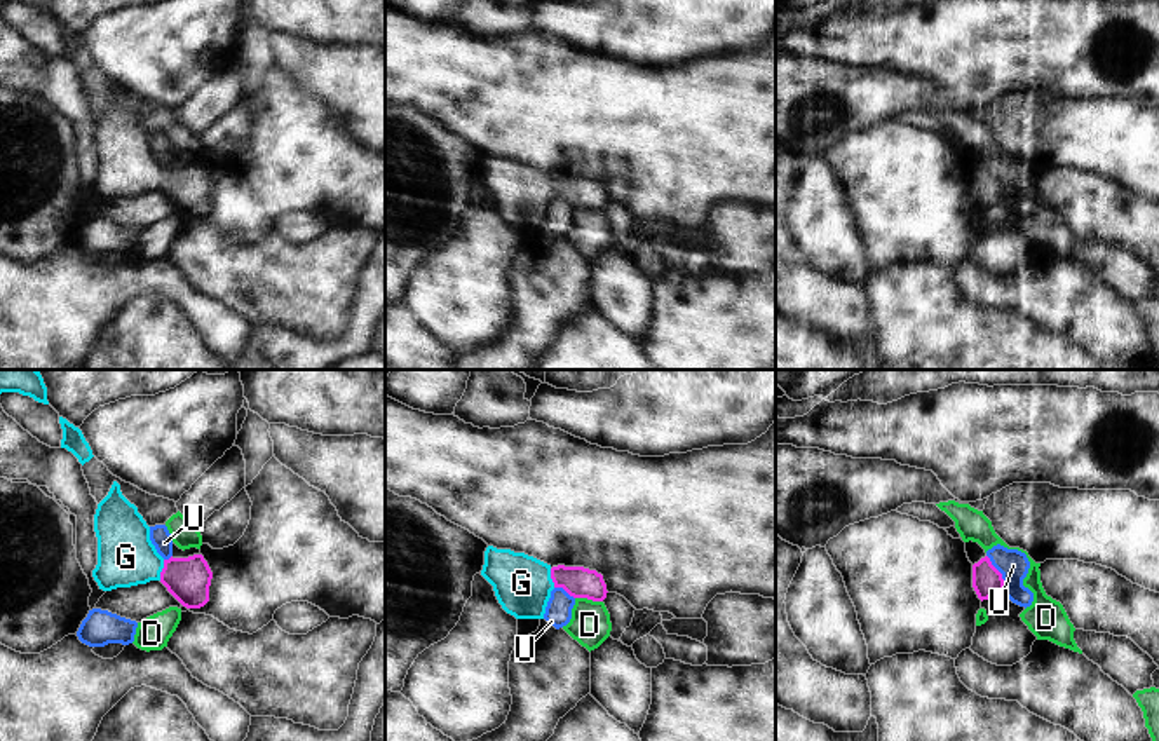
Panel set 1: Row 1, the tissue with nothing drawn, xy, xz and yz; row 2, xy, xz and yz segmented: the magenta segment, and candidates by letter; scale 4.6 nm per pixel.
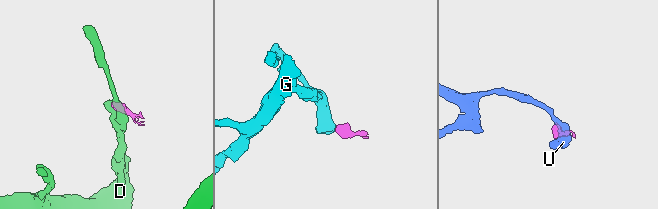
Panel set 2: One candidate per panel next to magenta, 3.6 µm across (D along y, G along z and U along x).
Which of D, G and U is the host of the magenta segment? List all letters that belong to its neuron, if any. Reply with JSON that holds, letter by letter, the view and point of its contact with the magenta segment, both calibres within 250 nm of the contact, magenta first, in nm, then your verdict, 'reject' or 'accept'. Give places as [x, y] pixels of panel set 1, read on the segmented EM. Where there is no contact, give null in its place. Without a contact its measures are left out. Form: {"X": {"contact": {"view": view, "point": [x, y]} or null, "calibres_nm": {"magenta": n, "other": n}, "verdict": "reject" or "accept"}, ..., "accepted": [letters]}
{"D": {"contact": {"view": "xz", "point": [589, 598]}, "calibres_nm": {"magenta": 140, "other": 190}, "verdict": "reject"}, "G": {"contact": {"view": "xy", "point": [162, 571]}, "calibres_nm": {"magenta": 200, "other": 280}, "verdict": "accept"}, "U": {"contact": {"view": "yz", "point": [1001, 574]}, "calibres_nm": {"magenta": 140, "other": 140}, "verdict": "reject"}, "accepted": ["G"]}

